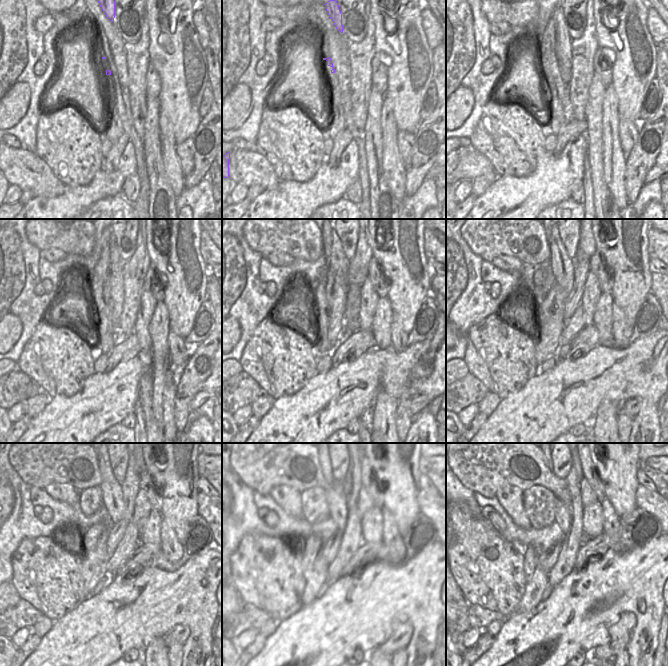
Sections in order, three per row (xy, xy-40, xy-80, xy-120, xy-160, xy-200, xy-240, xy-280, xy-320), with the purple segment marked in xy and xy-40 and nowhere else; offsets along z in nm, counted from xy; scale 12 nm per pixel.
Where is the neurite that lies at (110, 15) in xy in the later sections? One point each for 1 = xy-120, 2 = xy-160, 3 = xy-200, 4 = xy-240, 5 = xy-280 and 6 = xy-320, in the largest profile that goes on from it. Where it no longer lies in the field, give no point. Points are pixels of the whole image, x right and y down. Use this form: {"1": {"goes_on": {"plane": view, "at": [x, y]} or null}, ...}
{"1": {"goes_on": {"plane": "xy-120", "at": [114, 286]}}, "2": {"goes_on": {"plane": "xy-160", "at": [337, 287]}}, "3": {"goes_on": {"plane": "xy-200", "at": [551, 345]}}, "4": {"goes_on": {"plane": "xy-240", "at": [92, 575]}}, "5": {"goes_on": {"plane": "xy-280", "at": [316, 576]}}, "6": {"goes_on": {"plane": "xy-320", "at": [476, 616]}}}

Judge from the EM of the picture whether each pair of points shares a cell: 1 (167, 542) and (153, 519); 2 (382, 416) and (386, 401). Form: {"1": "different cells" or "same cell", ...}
{"1": "different cells", "2": "same cell"}

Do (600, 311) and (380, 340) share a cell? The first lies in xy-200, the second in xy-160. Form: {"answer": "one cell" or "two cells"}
{"answer": "one cell"}

